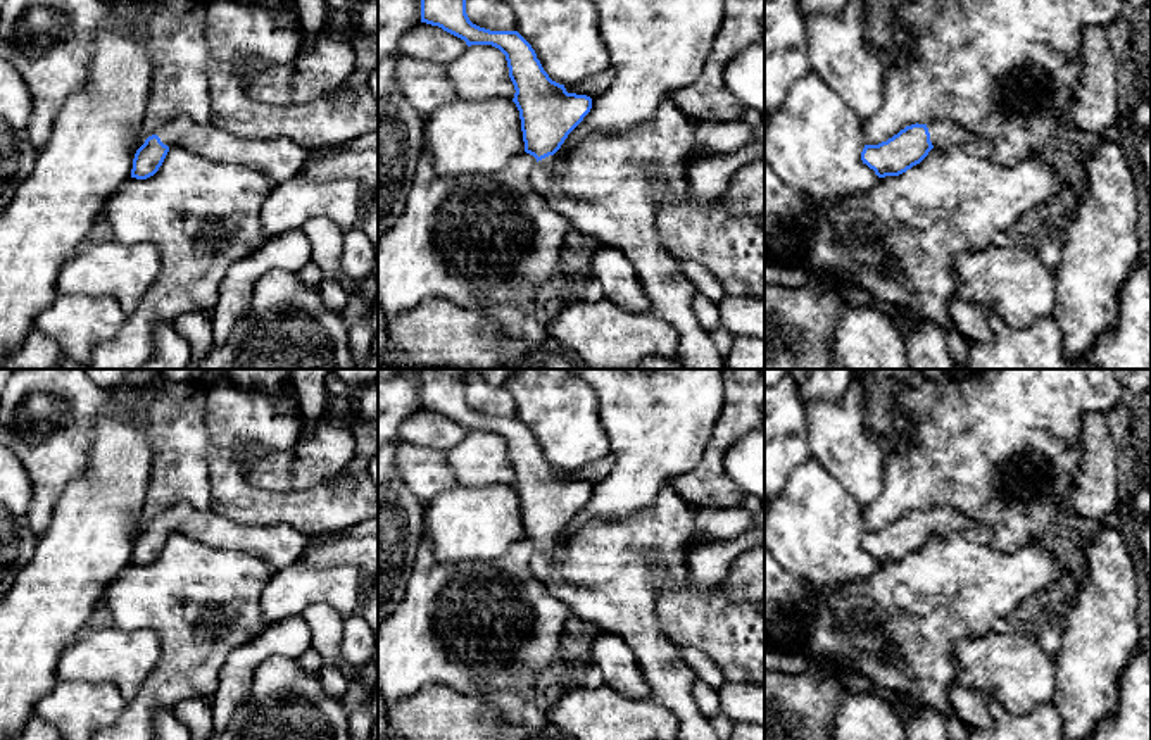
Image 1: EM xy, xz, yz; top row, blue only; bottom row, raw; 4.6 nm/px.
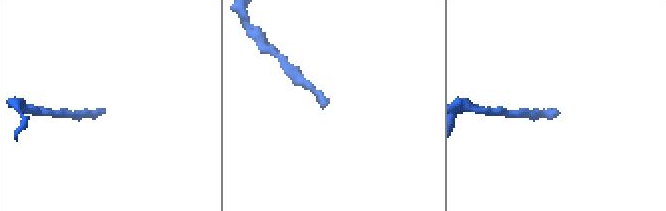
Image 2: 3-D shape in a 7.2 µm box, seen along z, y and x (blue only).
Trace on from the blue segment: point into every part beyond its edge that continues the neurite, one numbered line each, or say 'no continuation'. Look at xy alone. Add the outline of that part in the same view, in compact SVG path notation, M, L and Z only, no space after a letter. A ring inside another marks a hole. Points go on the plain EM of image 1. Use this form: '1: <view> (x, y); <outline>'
1: xy (282, 545); M186 502L162 511L155 521L167 533L185 533L209 547L250 552L269 562L274 571L299 562L309 547L309 536L290 524L236 524L212 509L198 511Z

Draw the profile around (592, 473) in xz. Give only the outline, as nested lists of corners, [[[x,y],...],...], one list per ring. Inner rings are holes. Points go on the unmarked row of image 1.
[[[607,454],[597,462],[583,466],[582,469],[576,471],[566,471],[564,474],[568,480],[587,481],[590,485],[595,485],[601,478],[604,478],[609,473],[613,462],[614,455]]]

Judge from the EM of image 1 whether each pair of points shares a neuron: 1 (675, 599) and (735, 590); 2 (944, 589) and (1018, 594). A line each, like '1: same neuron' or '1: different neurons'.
1: different neurons
2: same neuron

